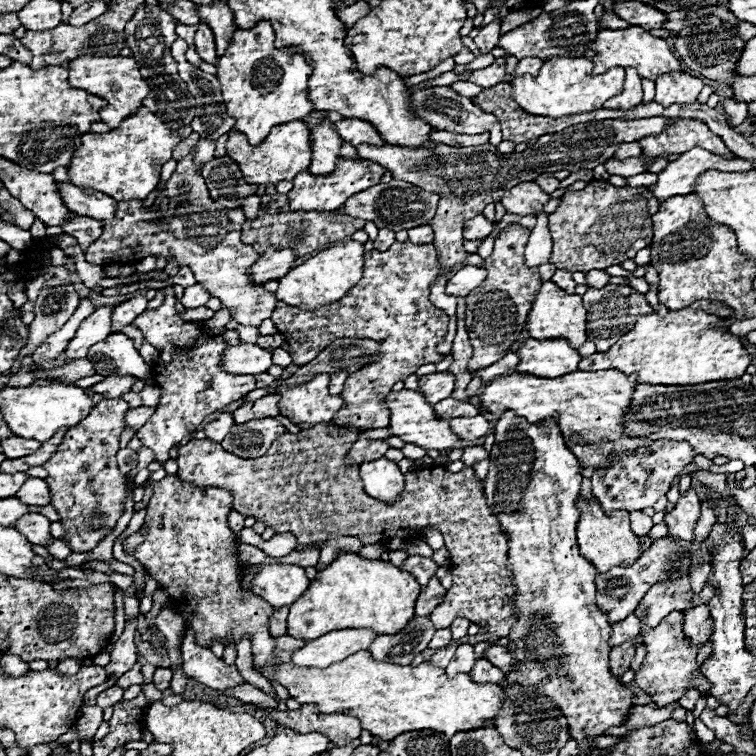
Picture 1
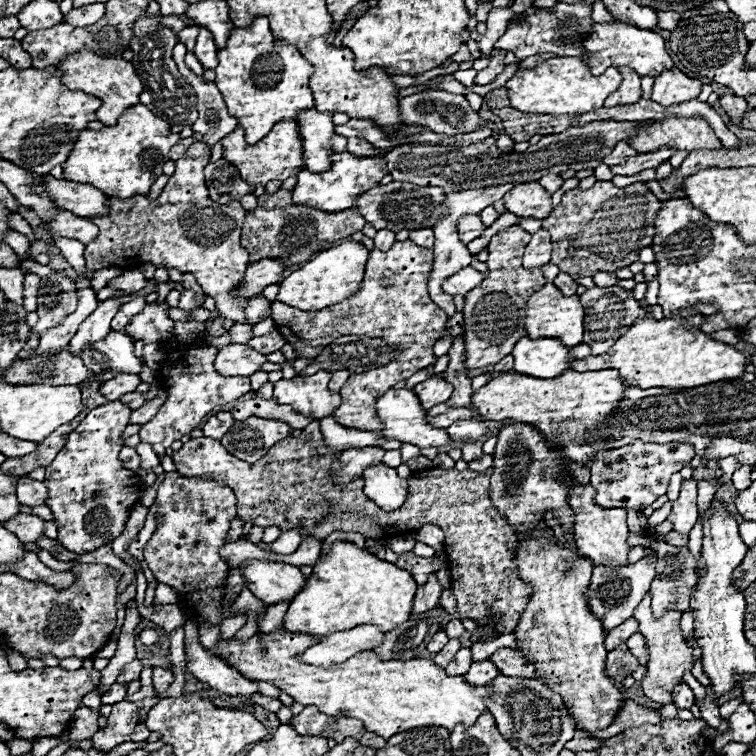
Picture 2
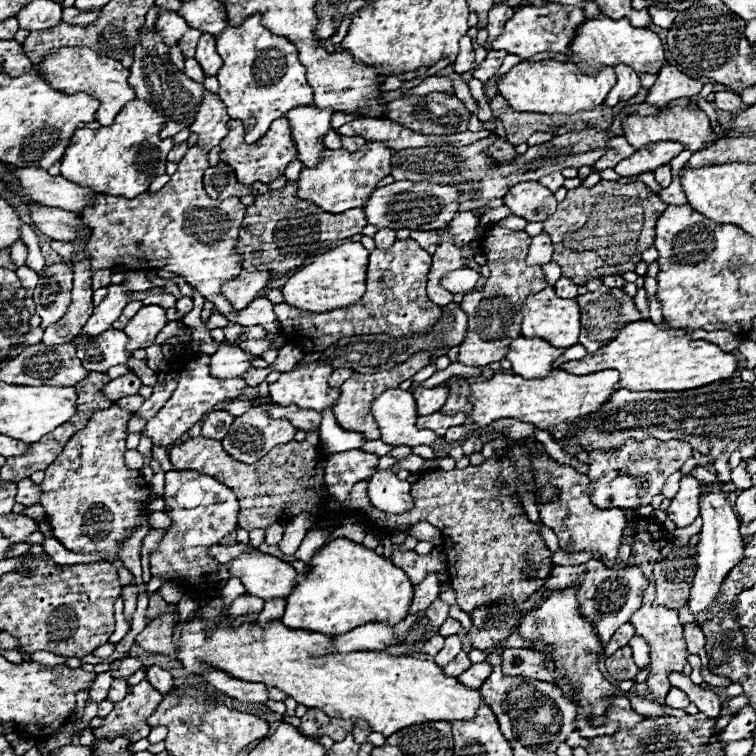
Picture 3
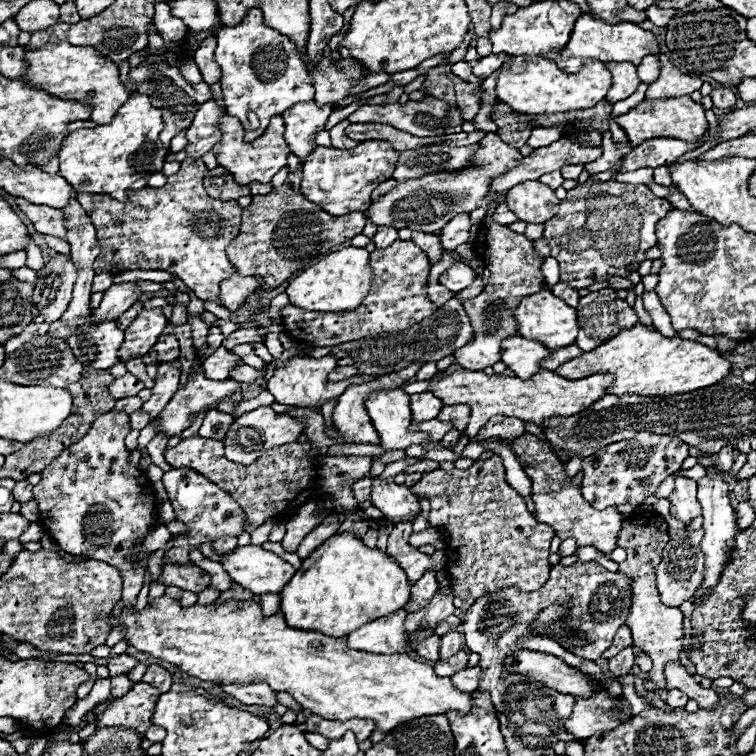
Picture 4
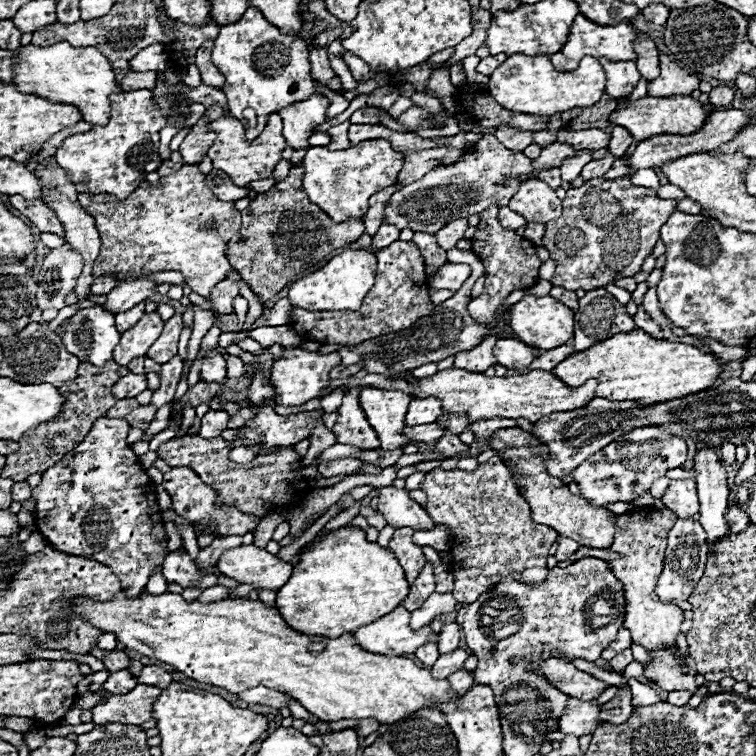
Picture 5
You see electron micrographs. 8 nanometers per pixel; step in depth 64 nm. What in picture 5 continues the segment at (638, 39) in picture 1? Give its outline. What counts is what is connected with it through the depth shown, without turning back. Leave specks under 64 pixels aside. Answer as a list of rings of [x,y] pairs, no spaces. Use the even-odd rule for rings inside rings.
[[[578,14],[574,18],[568,42],[564,44],[564,48],[560,52],[554,54],[552,64],[556,70],[574,70],[584,56],[594,56],[594,58],[606,56],[608,60],[636,60],[634,38],[636,38],[636,34],[632,32],[632,24],[628,24],[628,22],[620,22],[616,26],[600,26],[600,24],[590,22],[582,14]]]

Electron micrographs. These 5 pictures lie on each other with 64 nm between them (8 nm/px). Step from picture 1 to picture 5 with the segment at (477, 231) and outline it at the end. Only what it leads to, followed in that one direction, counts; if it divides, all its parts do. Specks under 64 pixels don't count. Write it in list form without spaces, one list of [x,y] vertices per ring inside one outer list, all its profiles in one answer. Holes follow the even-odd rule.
[[[460,218],[460,220],[454,220],[454,222],[446,224],[444,228],[440,228],[434,236],[444,250],[450,250],[450,248],[456,248],[458,240],[462,240],[462,234],[466,228],[468,228],[466,218]]]

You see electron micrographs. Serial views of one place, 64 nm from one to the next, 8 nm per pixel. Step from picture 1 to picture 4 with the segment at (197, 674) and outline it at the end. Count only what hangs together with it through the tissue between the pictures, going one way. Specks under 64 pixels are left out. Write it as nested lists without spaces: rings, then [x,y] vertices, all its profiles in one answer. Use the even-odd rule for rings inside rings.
[[[224,684],[224,692],[236,696],[242,704],[258,704],[258,706],[276,706],[278,698],[276,692],[270,690],[268,684],[248,684],[248,686],[234,686],[234,684]]]

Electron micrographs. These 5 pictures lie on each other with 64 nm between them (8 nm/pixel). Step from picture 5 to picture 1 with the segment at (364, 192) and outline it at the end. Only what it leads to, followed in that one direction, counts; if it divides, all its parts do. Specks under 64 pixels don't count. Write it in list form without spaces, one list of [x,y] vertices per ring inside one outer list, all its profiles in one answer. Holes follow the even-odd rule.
[[[344,158],[338,160],[338,168],[330,176],[310,176],[310,172],[302,172],[294,178],[294,188],[288,192],[292,210],[338,210],[354,192],[362,192],[380,182],[386,170],[372,160],[362,158]]]

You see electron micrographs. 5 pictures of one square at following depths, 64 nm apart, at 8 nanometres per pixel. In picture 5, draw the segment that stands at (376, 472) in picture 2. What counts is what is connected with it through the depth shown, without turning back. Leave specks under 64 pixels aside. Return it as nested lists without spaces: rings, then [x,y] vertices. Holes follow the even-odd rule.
[[[394,486],[380,488],[378,500],[378,510],[392,528],[410,526],[412,530],[432,530],[436,526],[428,512],[418,502],[408,498],[406,490],[398,490]]]

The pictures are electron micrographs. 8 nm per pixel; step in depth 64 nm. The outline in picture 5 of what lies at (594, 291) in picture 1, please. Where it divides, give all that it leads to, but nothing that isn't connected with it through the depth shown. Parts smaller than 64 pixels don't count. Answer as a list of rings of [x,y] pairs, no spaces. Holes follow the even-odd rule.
[[[604,288],[590,290],[580,298],[580,308],[576,312],[576,330],[574,330],[574,348],[586,350],[616,332],[630,332],[636,328],[634,320],[628,316],[626,308],[606,292]]]

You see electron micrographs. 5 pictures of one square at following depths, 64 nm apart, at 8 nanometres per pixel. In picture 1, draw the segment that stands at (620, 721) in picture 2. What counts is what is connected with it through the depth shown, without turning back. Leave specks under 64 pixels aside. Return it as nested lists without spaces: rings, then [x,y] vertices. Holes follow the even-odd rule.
[[[668,704],[666,708],[658,708],[658,706],[636,706],[630,708],[630,716],[626,718],[626,724],[622,724],[622,728],[610,728],[610,732],[606,732],[606,736],[622,736],[628,734],[630,730],[642,728],[642,726],[654,726],[660,724],[662,720],[670,720],[672,710],[678,704]]]

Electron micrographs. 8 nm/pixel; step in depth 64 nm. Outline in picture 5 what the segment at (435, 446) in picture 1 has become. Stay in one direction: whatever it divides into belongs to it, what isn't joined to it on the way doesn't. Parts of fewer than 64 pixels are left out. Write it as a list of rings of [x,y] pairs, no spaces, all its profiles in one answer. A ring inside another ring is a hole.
[[[360,386],[360,406],[366,412],[368,422],[376,430],[382,450],[396,450],[406,446],[410,440],[402,434],[406,408],[412,396],[400,390],[380,390],[370,386]]]

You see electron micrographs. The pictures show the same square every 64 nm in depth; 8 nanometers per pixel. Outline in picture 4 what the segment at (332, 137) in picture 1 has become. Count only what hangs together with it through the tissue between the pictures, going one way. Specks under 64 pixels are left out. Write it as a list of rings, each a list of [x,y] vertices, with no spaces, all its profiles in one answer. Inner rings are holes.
[[[310,100],[310,104],[294,104],[294,108],[282,112],[284,126],[286,126],[284,138],[290,150],[300,160],[304,160],[316,148],[314,136],[320,130],[324,130],[324,124],[330,114],[332,114],[330,104],[318,106],[314,104],[314,100]]]

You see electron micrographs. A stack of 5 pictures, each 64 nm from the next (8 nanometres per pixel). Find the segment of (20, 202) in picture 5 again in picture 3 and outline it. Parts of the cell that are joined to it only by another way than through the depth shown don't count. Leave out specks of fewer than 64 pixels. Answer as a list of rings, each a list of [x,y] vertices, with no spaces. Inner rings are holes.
[[[26,204],[26,208],[38,230],[52,240],[72,240],[74,236],[78,236],[80,220],[74,212],[62,212],[60,208],[34,204]]]

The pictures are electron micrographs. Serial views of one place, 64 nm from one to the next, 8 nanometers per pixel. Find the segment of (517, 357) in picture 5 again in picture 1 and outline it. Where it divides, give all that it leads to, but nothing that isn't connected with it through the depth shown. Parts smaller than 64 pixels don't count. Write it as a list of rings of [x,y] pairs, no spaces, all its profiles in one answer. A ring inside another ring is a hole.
[[[528,338],[516,350],[516,372],[540,378],[558,378],[578,370],[580,354],[566,340],[534,340]]]

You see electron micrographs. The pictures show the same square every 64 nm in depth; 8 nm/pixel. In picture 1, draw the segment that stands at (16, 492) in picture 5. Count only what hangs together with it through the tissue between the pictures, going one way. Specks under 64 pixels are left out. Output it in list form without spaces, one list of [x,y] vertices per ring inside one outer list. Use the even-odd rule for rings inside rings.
[[[28,478],[22,488],[18,490],[18,498],[24,502],[24,504],[30,504],[30,506],[46,506],[50,504],[50,492],[48,492],[48,486],[44,480],[40,478]]]

